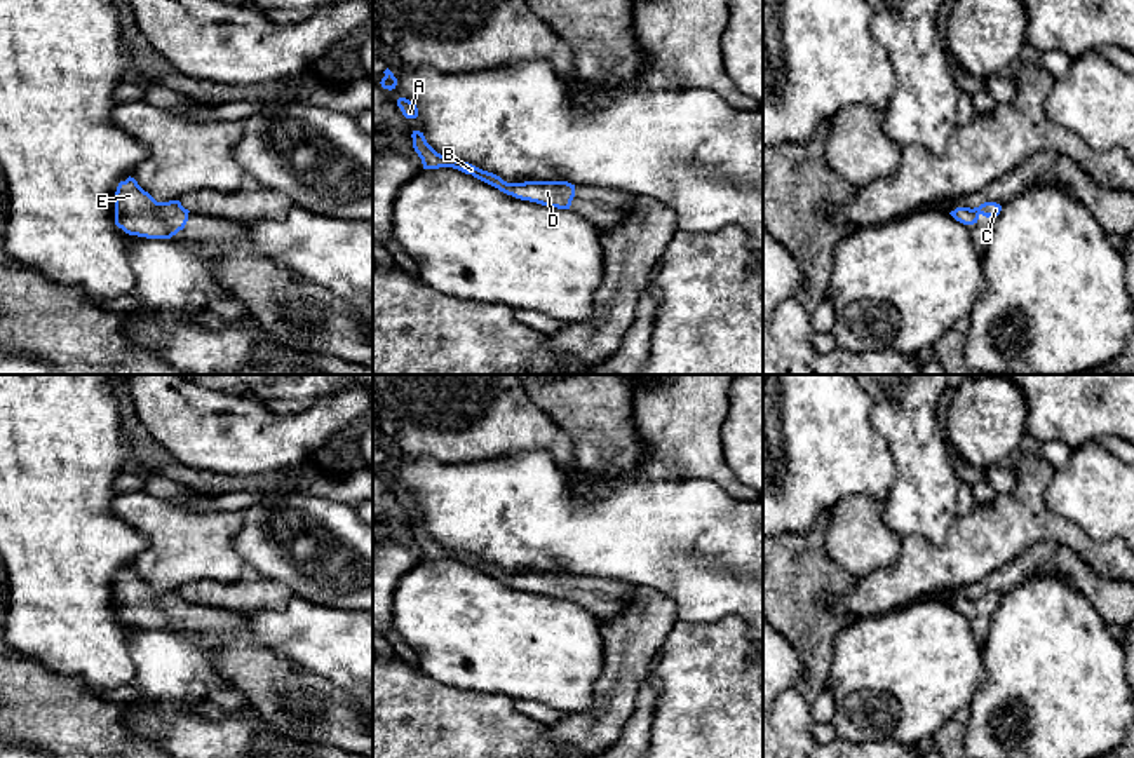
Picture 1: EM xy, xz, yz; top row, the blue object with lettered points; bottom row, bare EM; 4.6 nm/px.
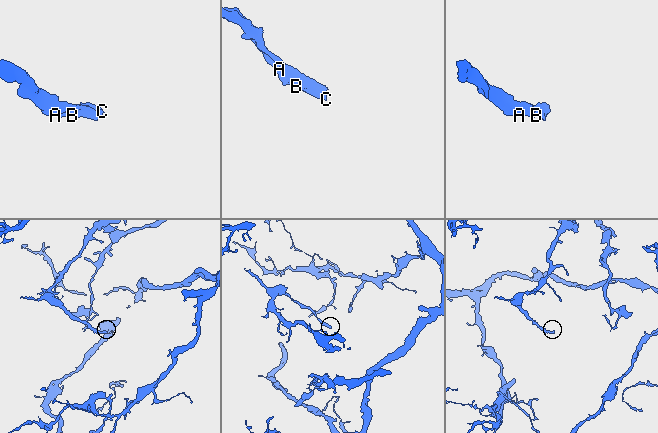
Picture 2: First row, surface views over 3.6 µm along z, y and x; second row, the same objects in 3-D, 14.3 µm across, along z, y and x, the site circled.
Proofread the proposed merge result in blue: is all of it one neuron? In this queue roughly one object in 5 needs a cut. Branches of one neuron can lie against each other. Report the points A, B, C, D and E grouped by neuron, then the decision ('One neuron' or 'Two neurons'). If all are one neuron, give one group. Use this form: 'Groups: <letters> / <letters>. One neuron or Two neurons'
Groups: A B C D E. One neuron

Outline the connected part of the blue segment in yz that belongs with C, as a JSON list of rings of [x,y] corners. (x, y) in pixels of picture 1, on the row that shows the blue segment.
[[[984,202],[984,204],[981,204],[979,207],[974,207],[974,209],[970,209],[970,207],[956,207],[949,214],[956,221],[960,221],[963,225],[974,225],[974,223],[977,223],[981,214],[989,218],[989,216],[998,216],[1000,211],[1002,211],[1000,204],[996,204],[996,202]]]

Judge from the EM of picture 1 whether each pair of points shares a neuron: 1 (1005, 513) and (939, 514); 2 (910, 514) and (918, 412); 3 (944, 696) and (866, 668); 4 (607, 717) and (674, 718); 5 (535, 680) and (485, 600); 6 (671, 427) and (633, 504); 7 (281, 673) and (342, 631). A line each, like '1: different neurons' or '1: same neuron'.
1: different neurons
2: same neuron
3: same neuron
4: different neurons
5: same neuron
6: different neurons
7: different neurons

